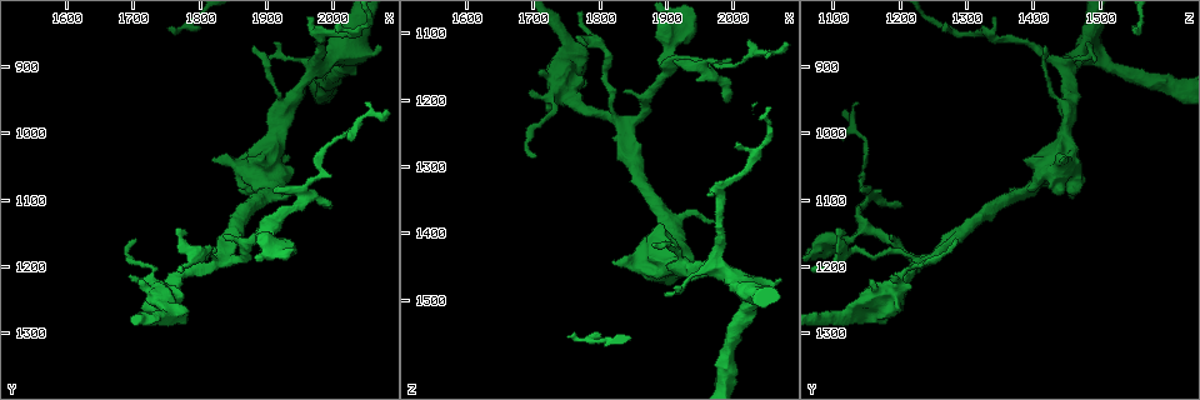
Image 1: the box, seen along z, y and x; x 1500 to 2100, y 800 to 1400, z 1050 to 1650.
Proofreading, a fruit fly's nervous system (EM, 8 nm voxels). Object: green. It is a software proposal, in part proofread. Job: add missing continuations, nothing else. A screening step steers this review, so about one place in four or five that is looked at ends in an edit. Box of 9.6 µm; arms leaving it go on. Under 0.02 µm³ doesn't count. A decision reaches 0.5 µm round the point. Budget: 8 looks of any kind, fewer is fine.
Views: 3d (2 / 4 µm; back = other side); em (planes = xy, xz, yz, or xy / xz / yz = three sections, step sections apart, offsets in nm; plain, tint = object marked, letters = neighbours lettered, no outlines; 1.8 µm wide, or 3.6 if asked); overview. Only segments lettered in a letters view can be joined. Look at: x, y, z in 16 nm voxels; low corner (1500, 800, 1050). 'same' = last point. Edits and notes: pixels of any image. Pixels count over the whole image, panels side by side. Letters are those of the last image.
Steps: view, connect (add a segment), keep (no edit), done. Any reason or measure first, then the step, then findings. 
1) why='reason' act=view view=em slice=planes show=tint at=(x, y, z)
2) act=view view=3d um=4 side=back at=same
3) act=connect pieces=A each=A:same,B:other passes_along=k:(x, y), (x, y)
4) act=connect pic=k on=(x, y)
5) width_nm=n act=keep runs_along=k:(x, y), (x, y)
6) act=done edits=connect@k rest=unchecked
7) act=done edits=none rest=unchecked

why='thick end' act=view view=em um=3.6 slice=planes show=tint at=(1945, 1055, 1440)

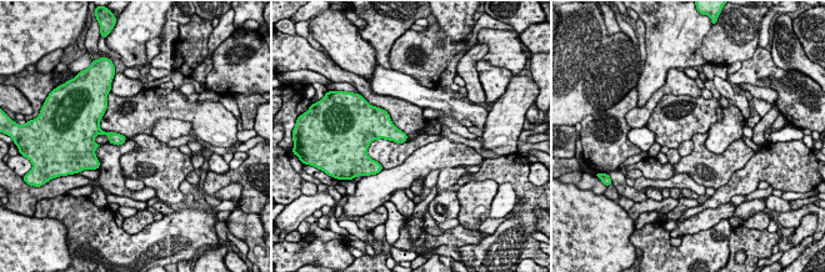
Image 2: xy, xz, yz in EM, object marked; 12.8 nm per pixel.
why='see the neighbours' act=view view=em um=3.6 slice=planes show=letters at=same

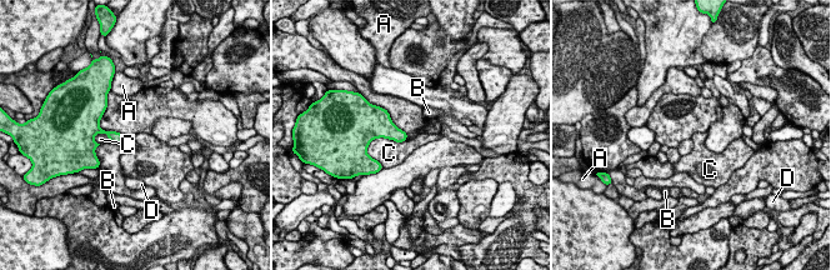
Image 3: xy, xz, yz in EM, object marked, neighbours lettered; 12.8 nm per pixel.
act=keep each=A:other,B:other,C:other,D:other border=3:(405, 139), (375, 138), (369, 145) found='none of them fits'

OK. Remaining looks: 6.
why='arms part here' act=view view=em slice=planes show=letters at=(1970, 895, 1450)

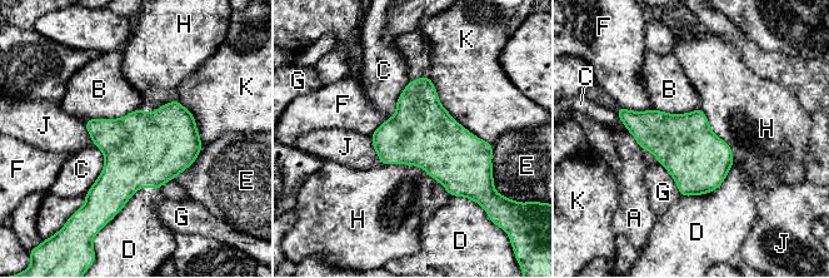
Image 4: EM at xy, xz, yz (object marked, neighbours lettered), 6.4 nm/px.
act=keep each=A:other,B:other,C:other,D:other,E:other,F:other,G:other,H:other,J:other,K:other border=4:(383, 164), (415, 164), (449, 195) found='none of them fits'

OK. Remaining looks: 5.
why='branch stops here' act=view view=em slice=xz step=8 show=tint at=(1910, 1090, 1140)

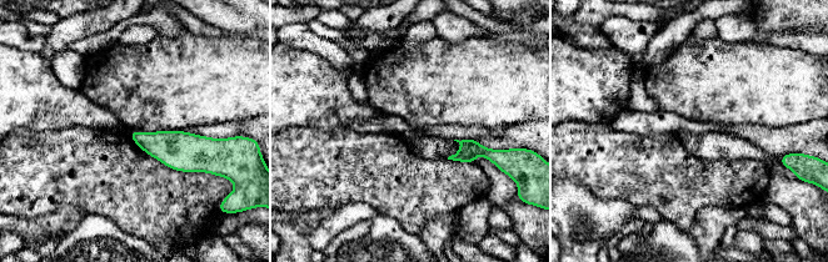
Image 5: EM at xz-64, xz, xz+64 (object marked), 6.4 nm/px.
why='cut it another way' act=view view=em slice=planes show=letters at=same

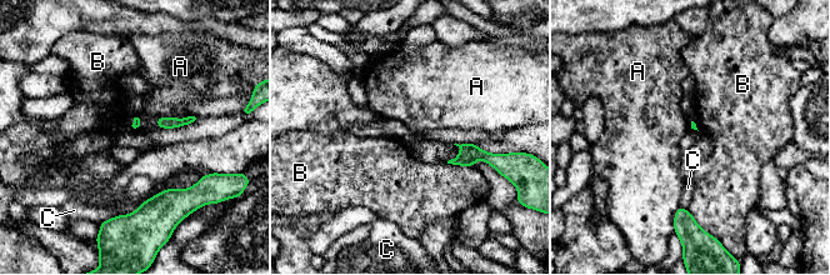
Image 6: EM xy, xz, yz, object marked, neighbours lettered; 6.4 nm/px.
act=keep each=A:other,B:other,C:other border=6:(190, 115), (160, 116), (154, 123) found='none of them fits'

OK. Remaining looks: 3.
why='stops while still wide' act=view view=3d um=2 at=(1780, 1285, 1180)

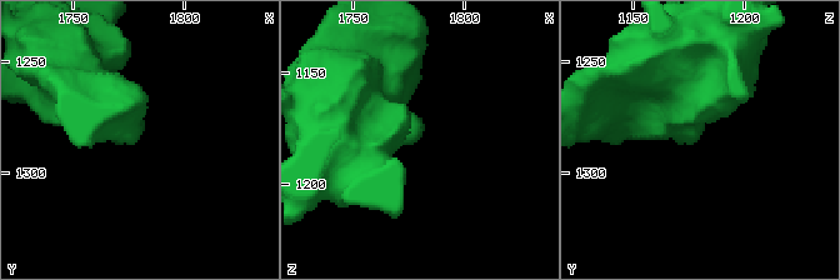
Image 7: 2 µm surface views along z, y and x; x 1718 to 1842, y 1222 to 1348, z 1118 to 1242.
why='now the EM' act=view view=em slice=planes show=letters at=(1777, 1281, 1180)

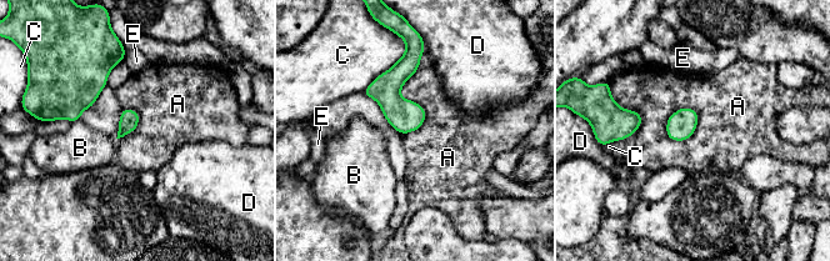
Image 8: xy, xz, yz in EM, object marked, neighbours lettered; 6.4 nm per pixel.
act=keep each=A:other,B:other,C:other,D:other,E:other border=8:(699, 114), (689, 137), (666, 136) found='none of them fits'

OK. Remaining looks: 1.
act=done edits=none rest=unchecked

